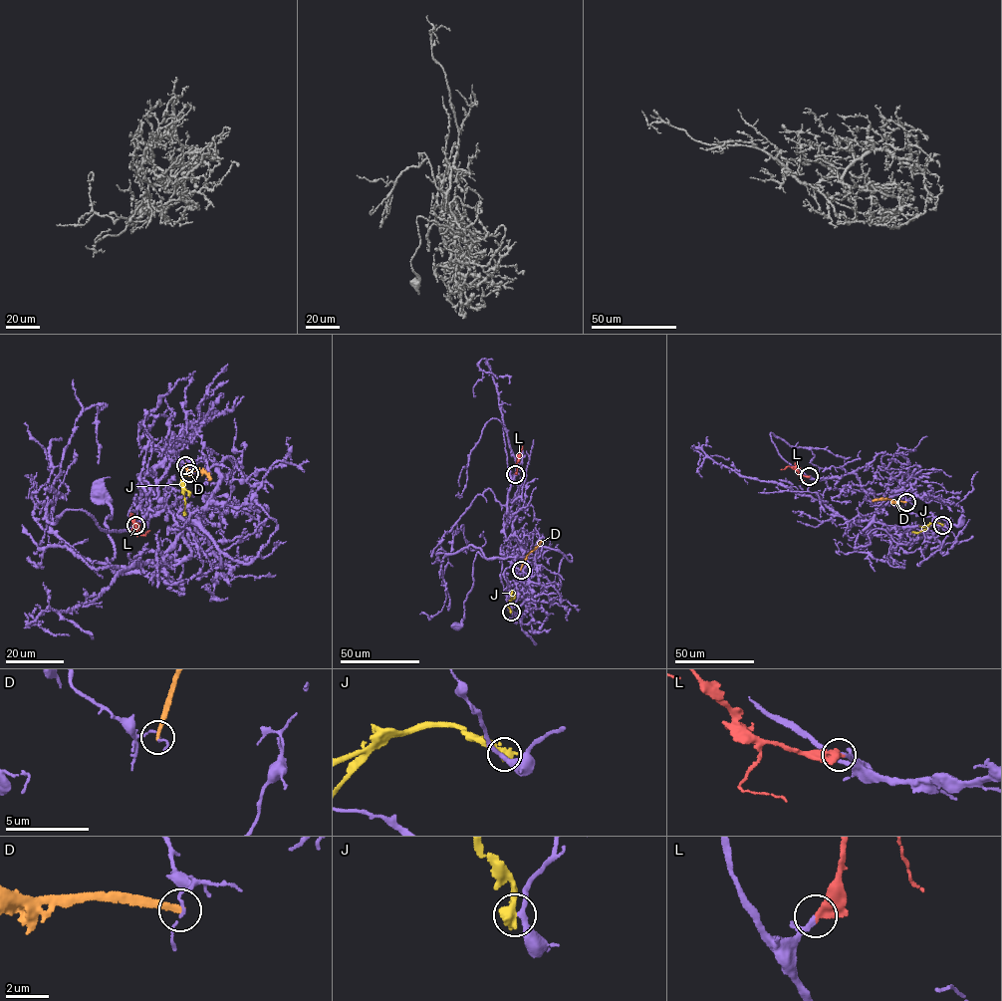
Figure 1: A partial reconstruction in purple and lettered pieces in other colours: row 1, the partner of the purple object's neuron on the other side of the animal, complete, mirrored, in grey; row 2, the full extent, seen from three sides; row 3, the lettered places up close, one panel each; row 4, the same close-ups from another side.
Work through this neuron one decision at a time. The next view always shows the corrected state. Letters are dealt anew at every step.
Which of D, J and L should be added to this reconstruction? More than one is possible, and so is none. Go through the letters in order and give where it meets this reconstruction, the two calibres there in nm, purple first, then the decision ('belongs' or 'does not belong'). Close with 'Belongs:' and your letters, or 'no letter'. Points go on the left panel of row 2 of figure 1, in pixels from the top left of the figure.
D: contact (185, 465); calibres 100 and 260 nm; does not belong
J: contact (189, 473); calibres 280 and 550 nm; does not belong
L: contact (135, 525); calibres 180 and 440 nm; belongs
Belongs: L

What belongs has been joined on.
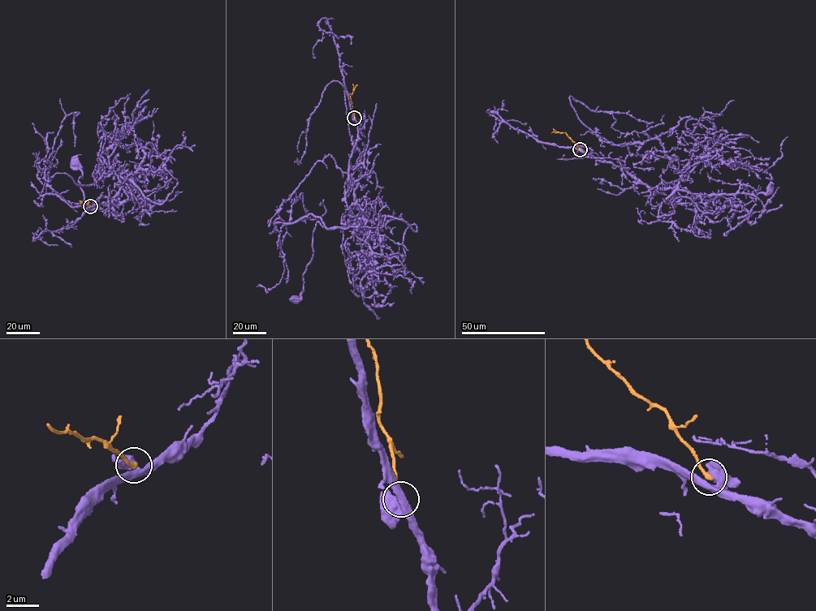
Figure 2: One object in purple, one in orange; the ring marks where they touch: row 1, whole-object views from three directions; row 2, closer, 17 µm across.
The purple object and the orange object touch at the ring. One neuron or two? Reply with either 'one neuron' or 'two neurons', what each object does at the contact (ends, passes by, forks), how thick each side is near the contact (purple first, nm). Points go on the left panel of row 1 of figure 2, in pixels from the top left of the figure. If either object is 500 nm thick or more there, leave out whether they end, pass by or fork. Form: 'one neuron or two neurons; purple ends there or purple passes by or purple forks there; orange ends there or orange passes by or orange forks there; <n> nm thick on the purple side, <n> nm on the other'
two neurons; purple forks there; orange ends there; 440 nm thick on the purple side, 240 nm on the other

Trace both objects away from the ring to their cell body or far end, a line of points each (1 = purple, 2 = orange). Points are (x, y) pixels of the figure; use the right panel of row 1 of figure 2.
1: (580, 149), (649, 187), (672, 189), (673, 205), (683, 187), (713, 200), (740, 192), (753, 198), (770, 188)
2: (580, 149), (565, 132), (551, 133)

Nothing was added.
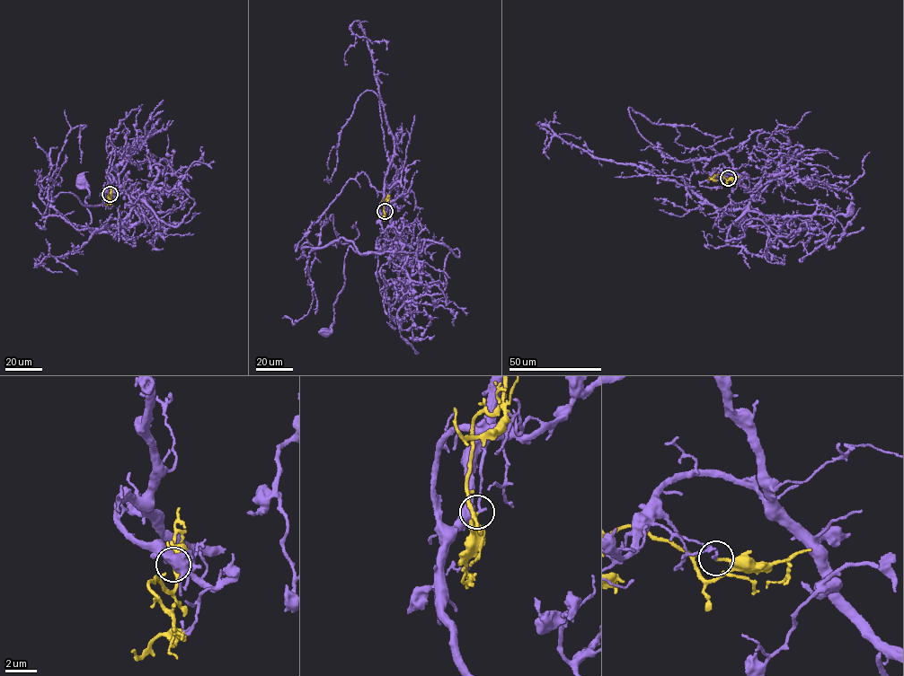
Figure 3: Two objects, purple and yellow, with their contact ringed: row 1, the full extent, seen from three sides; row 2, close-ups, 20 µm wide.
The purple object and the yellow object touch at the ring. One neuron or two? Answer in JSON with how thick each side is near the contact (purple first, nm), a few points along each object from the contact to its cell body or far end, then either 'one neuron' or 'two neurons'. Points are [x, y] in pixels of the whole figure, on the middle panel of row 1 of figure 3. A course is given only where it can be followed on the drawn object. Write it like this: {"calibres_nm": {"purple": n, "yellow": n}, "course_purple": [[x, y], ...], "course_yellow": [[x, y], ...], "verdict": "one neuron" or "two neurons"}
{"calibres_nm": {"purple": 160, "yellow": 190}, "course_purple": [[385, 211], [382, 201], [384, 232], [403, 247], [364, 254], [350, 247], [335, 322], [324, 331]], "course_yellow": [[385, 211], [385, 200], [387, 198], [384, 203], [382, 198]], "verdict": "two neurons"}

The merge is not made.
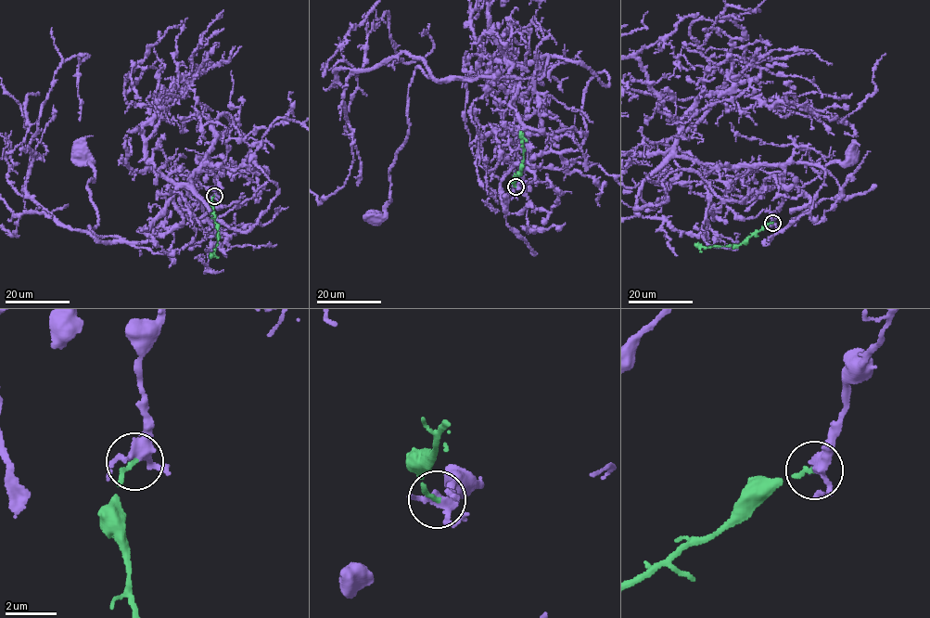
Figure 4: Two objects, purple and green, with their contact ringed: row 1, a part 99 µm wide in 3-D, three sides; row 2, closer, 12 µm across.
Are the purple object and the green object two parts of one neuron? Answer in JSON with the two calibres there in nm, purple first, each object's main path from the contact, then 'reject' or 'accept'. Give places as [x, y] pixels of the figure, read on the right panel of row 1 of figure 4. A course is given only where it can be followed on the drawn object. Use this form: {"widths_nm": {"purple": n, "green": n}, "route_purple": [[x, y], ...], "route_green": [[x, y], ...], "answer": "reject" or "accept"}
{"widths_nm": {"purple": 240, "green": 170}, "route_purple": [[772, 223], [779, 165], [667, 154], [668, 186], [678, 152], [741, 176], [793, 161], [820, 173], [851, 153]], "route_green": [[772, 223], [767, 224], [739, 244], [701, 246], [702, 252]], "answer": "accept"}

